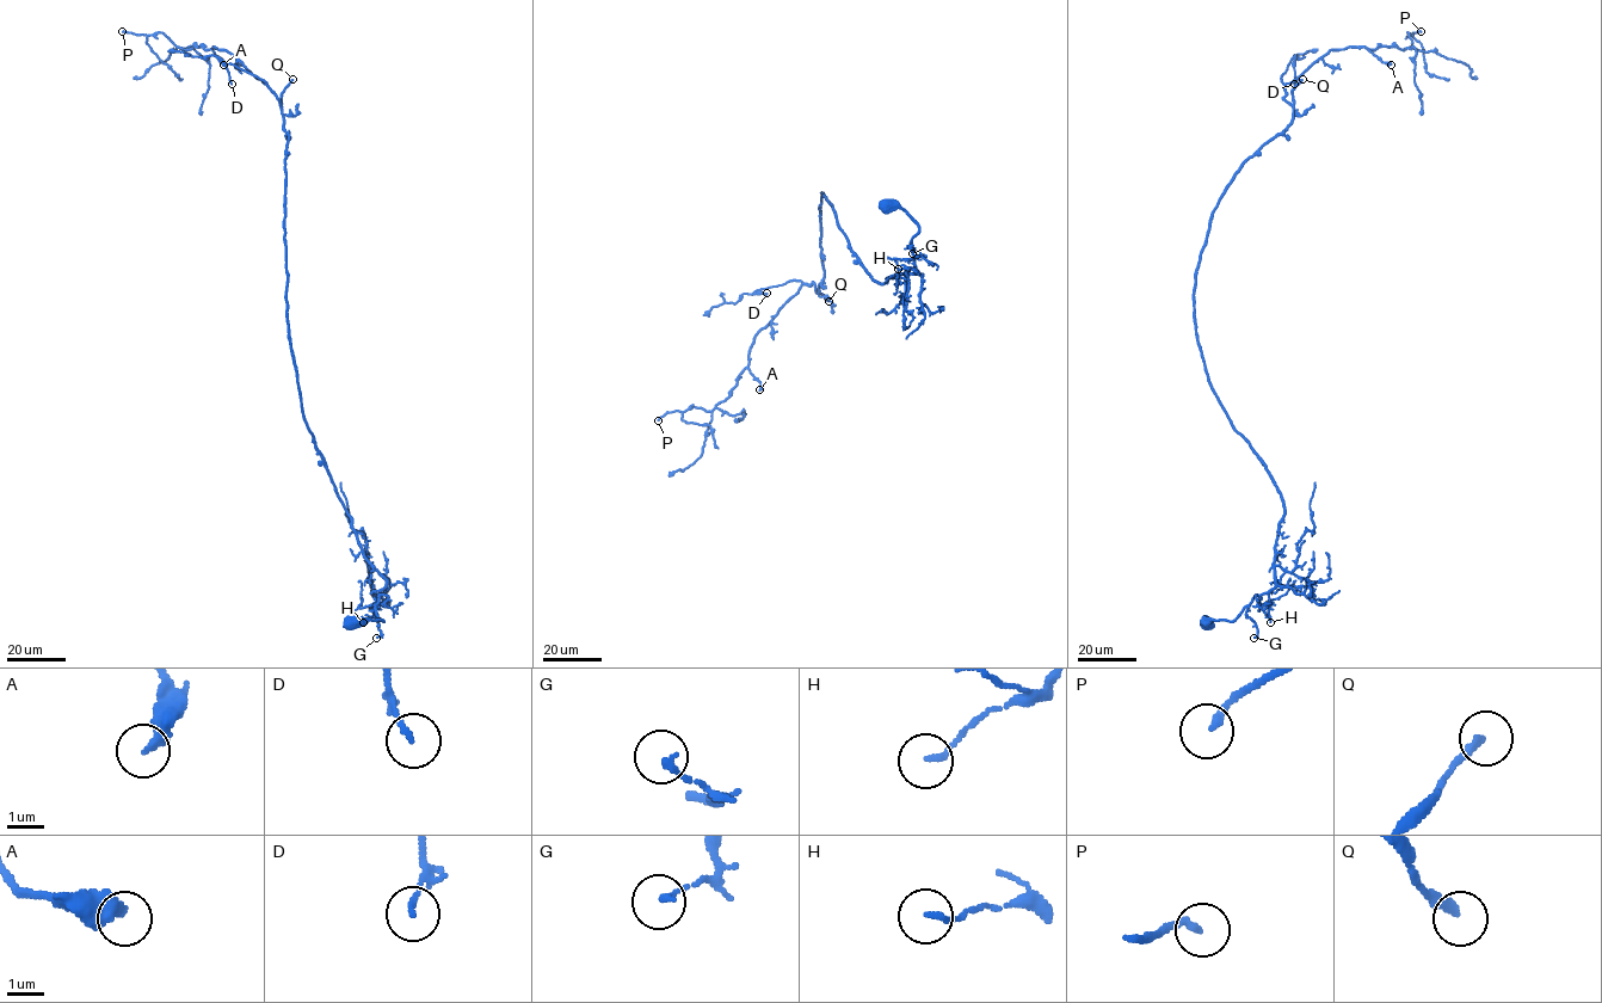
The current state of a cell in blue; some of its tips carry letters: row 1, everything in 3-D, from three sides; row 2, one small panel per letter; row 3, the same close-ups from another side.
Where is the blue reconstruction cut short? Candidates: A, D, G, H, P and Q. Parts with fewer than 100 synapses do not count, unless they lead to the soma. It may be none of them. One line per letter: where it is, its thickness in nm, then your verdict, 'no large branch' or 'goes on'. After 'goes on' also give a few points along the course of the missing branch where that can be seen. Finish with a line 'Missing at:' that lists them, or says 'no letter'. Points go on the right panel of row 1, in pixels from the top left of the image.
A: (1391, 65) | 480 nm | no large branch
D: (1294, 84) | 130 nm | no large branch
G: (1254, 638) | 180 nm | no large branch
H: (1270, 622) | 140 nm | no large branch
P: (1421, 31) | 190 nm | no large branch
Q: (1302, 79) | 240 nm | goes on | (1302, 79), (1329, 57), (1410, 24), (1437, 24), (1459, 35), (1455, 47), (1413, 8), (1431, 8)
Missing at: Q

